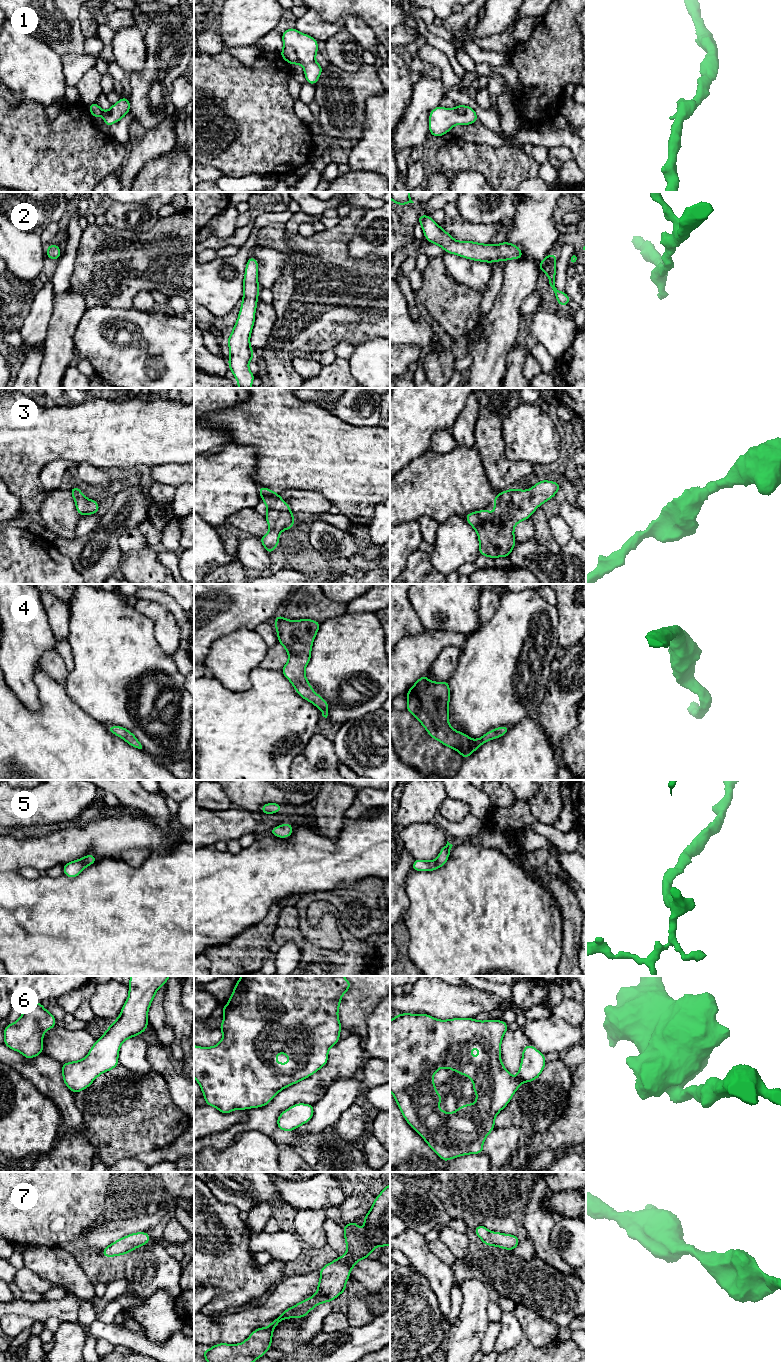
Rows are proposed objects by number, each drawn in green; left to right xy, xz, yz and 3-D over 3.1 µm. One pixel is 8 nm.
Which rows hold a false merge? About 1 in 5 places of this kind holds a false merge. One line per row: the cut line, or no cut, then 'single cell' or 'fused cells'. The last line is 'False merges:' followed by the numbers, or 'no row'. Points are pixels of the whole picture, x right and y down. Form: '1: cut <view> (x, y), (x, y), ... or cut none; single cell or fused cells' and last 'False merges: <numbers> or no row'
1: cut none; single cell
2: cut none; single cell
3: cut none; single cell
4: cut none; single cell
5: cut none; single cell
6: cut none; single cell
7: cut none; single cell
False merges: no row

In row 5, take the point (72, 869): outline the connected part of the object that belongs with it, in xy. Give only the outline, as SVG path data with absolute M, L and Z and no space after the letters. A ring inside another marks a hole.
M88 854L81 859L77 859L63 865L63 874L69 878L77 877L87 866L94 864L97 858L93 854Z

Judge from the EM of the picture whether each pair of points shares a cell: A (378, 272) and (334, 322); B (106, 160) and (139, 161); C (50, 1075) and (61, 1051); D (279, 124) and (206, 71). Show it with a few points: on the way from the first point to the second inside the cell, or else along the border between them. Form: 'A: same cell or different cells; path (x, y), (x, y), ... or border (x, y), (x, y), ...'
A: same cell; path (370, 284), (346, 310)
B: different cells; border (127, 155), (122, 164)
C: different cells; border (43, 1053), (62, 1063)
D: same cell; path (261, 124), (224, 89)

